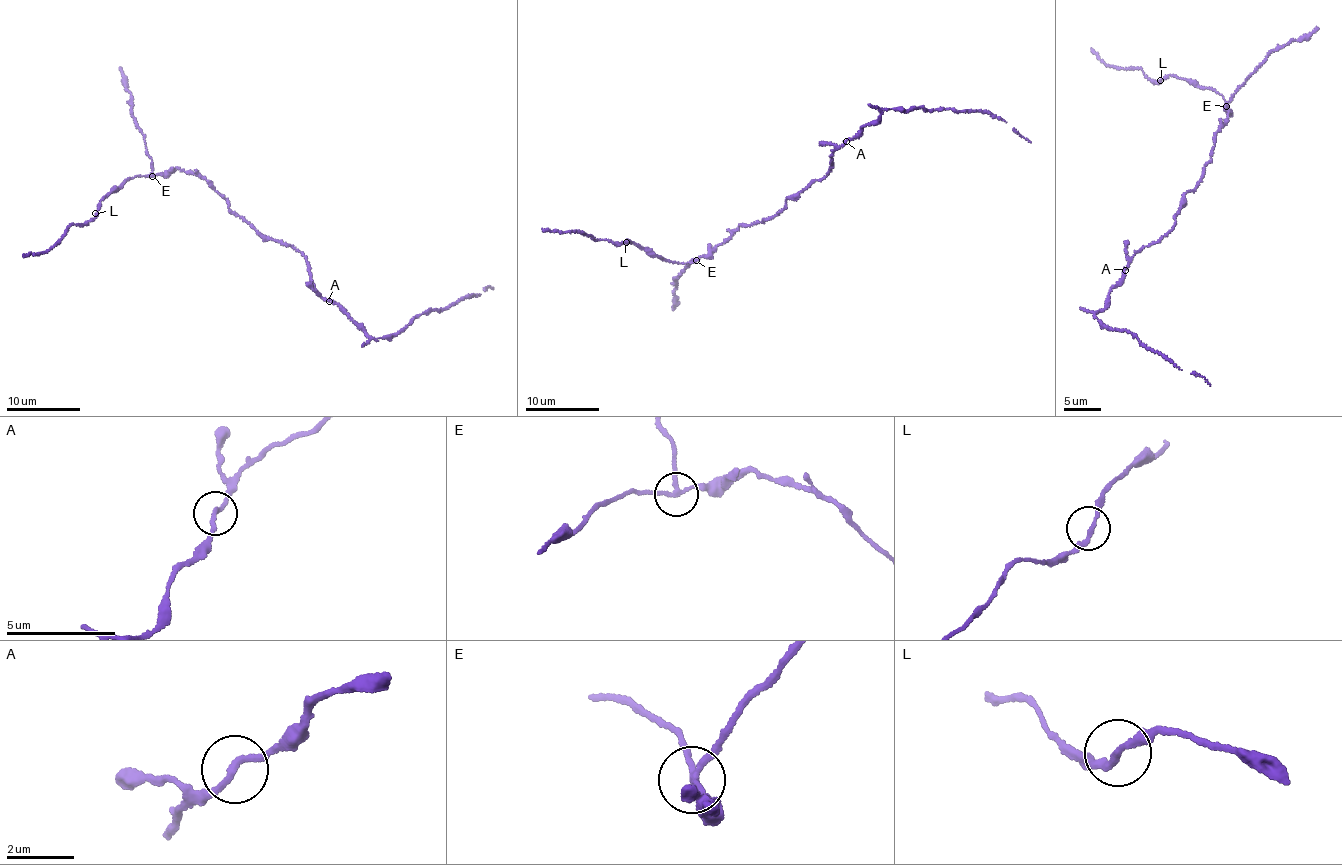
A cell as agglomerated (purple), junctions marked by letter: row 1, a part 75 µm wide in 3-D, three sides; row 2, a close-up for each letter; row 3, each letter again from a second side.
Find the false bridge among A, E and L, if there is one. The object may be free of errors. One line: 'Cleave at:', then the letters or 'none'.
Cleave at: E

